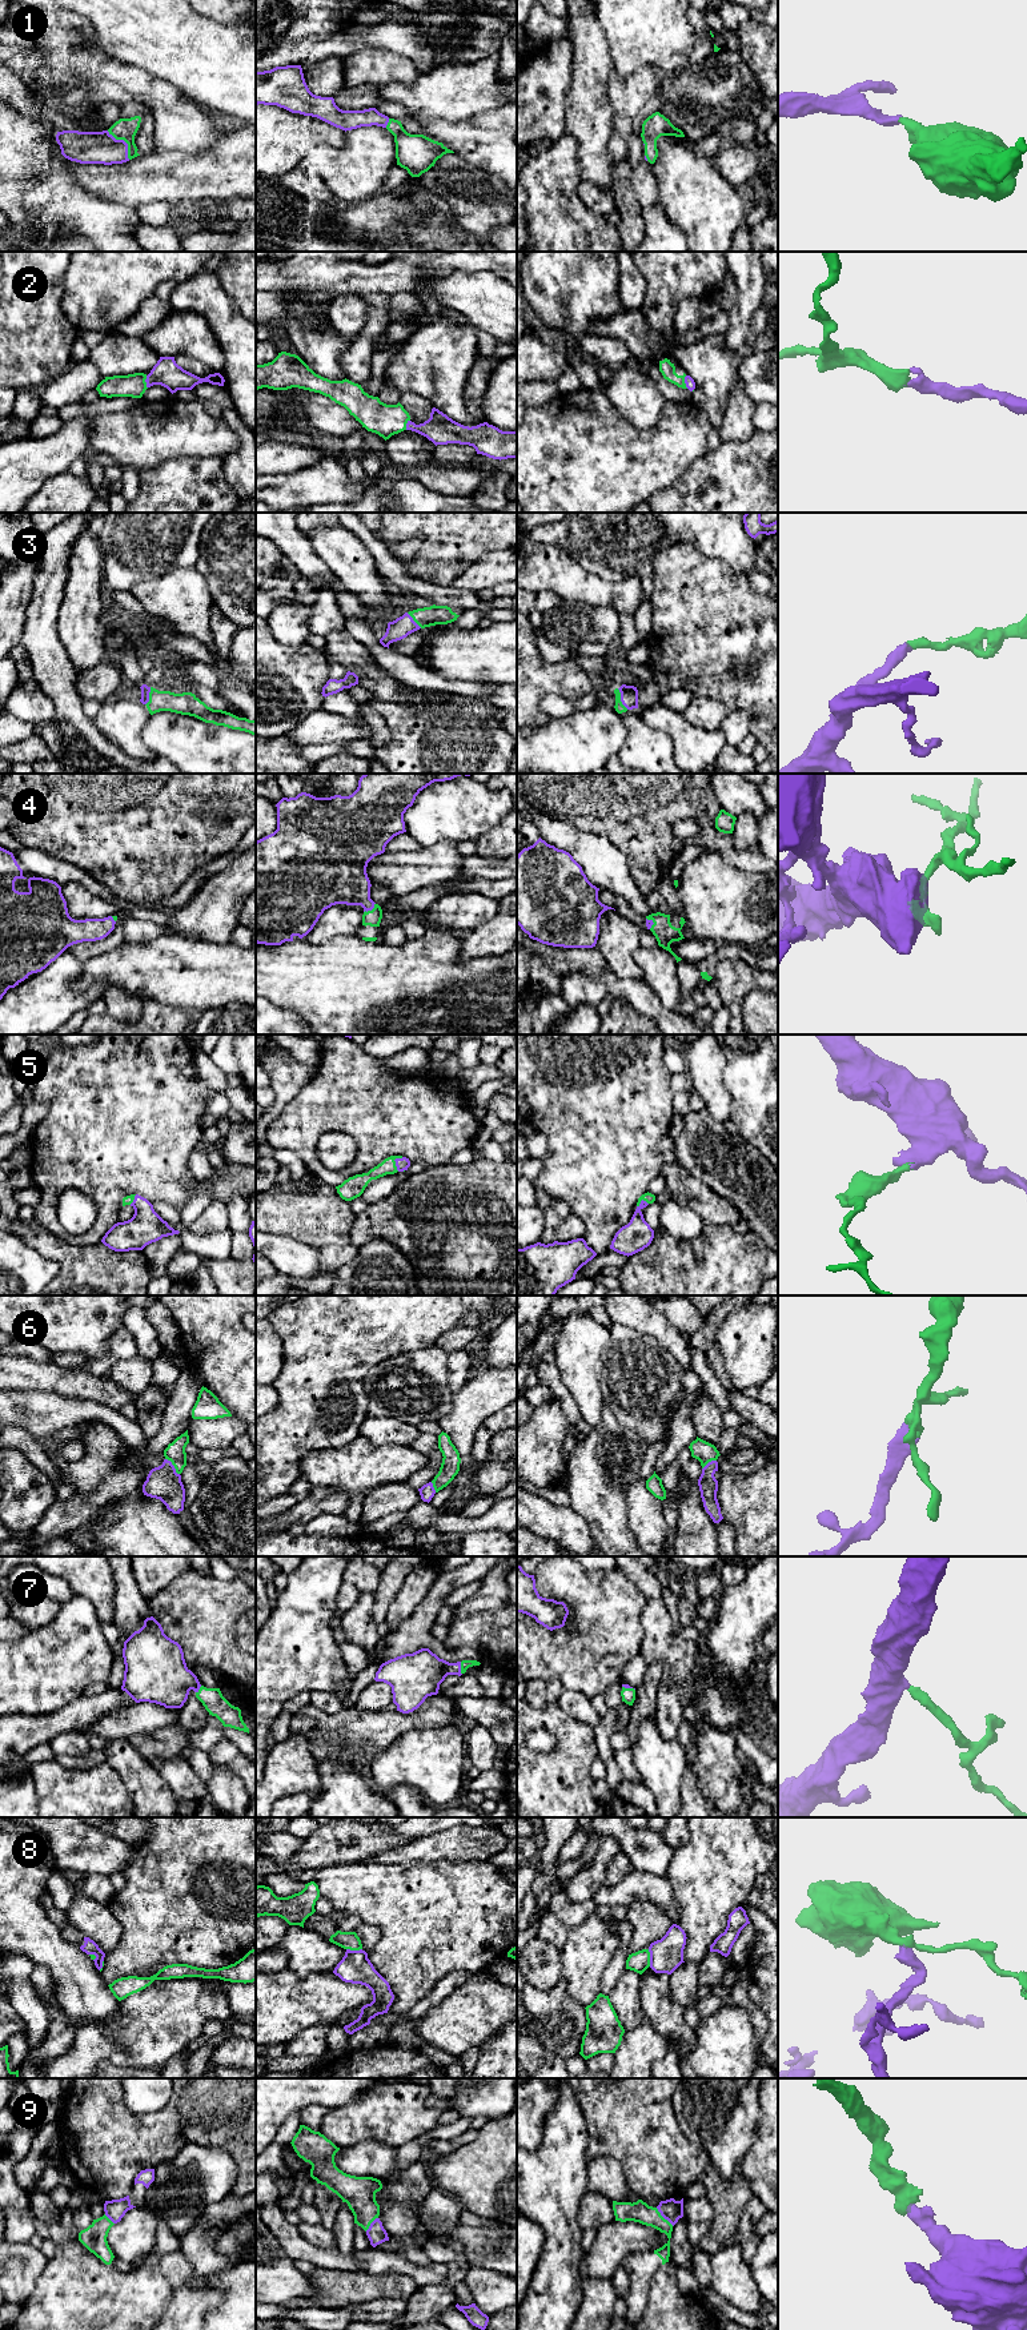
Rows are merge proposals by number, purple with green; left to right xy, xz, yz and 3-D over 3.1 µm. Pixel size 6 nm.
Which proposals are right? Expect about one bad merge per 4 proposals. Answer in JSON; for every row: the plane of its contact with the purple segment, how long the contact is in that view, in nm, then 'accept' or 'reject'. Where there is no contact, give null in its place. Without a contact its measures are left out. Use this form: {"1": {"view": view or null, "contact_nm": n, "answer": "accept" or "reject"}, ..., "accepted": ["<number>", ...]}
{"1": {"view": "xy", "contact_nm": 220, "answer": "accept"}, "2": {"view": "yz", "contact_nm": 80, "answer": "accept"}, "3": {"view": "yz", "contact_nm": 140, "answer": "accept"}, "4": {"view": "xz", "contact_nm": 90, "answer": "accept"}, "5": {"view": "xz", "contact_nm": 90, "answer": "accept"}, "6": {"view": "xy", "contact_nm": 130, "answer": "accept"}, "7": {"view": "xz", "contact_nm": 80, "answer": "accept"}, "8": {"view": "yz", "contact_nm": 110, "answer": "reject"}, "9": {"view": "yz", "contact_nm": 160, "answer": "accept"}, "accepted": ["1", "2", "3", "4", "5", "6", "7", "9"]}

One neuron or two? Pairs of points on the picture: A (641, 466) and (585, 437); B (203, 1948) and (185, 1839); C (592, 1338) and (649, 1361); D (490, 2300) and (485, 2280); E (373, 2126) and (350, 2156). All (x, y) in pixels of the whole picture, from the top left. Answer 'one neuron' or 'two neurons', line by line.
A: one neuron
B: one neuron
C: two neurons
D: one neuron
E: two neurons

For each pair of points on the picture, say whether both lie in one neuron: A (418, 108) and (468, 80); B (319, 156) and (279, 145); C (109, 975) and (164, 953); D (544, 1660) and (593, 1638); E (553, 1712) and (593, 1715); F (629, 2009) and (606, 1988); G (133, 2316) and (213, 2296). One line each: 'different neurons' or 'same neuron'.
A: same neuron
B: different neurons
C: same neuron
D: same neuron
E: different neurons
F: different neurons
G: different neurons

